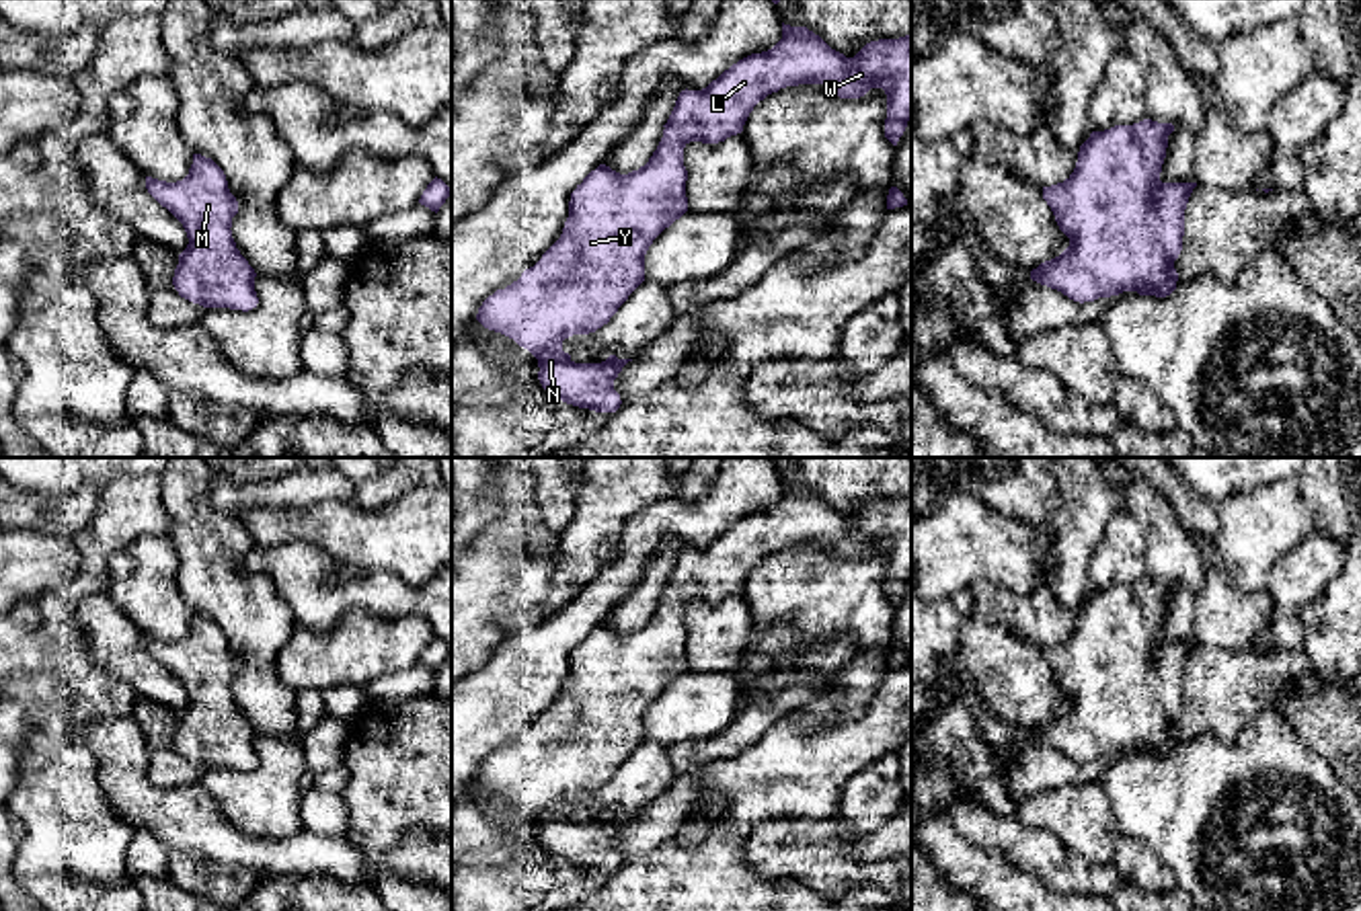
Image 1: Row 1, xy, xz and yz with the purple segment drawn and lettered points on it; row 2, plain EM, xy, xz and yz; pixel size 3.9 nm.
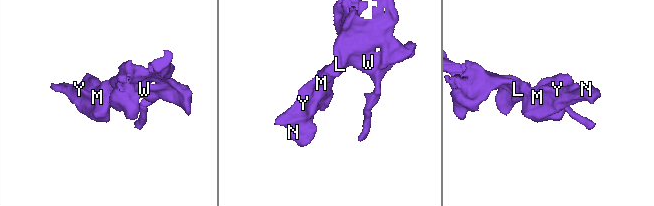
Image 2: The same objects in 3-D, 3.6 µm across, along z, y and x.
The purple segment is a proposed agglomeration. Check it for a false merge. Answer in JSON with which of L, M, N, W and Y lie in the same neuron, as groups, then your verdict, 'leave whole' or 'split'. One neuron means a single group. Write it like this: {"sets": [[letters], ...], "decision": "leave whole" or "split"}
{"sets": [["L", "M", "N", "W", "Y"]], "decision": "leave whole"}

